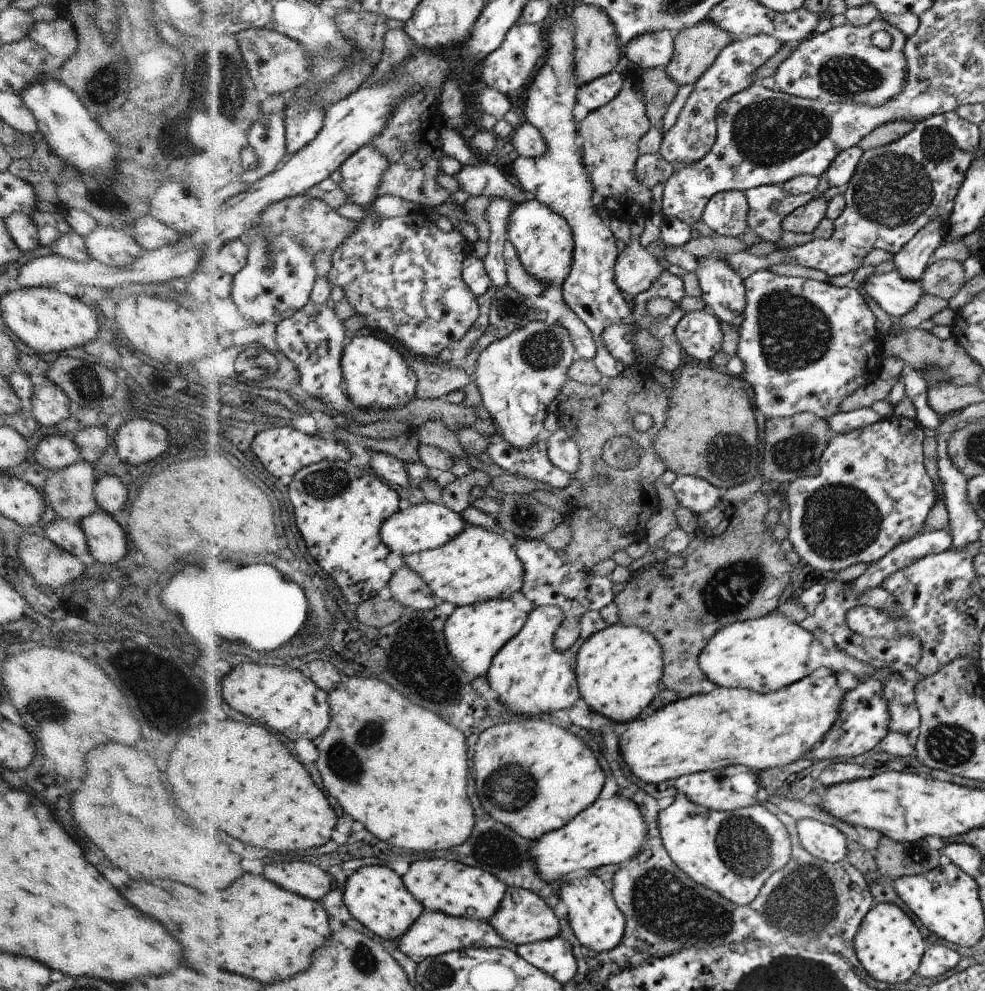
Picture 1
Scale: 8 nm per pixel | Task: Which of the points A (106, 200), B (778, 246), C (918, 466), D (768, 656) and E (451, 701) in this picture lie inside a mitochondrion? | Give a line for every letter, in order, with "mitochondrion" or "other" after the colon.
A: mitochondrion
B: other
C: other
D: other
E: mitochondrion

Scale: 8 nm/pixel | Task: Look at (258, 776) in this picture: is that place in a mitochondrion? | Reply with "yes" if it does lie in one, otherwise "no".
no

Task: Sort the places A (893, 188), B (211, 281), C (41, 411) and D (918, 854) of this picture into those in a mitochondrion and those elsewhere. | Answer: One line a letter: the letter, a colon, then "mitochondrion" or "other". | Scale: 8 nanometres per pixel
A: mitochondrion
B: other
C: other
D: mitochondrion

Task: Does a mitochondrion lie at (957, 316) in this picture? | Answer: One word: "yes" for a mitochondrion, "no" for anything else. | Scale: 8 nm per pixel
no

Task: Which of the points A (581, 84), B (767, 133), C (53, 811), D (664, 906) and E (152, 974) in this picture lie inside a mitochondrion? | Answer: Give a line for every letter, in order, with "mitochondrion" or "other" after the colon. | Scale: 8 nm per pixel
A: other
B: mitochondrion
C: other
D: mitochondrion
E: other

